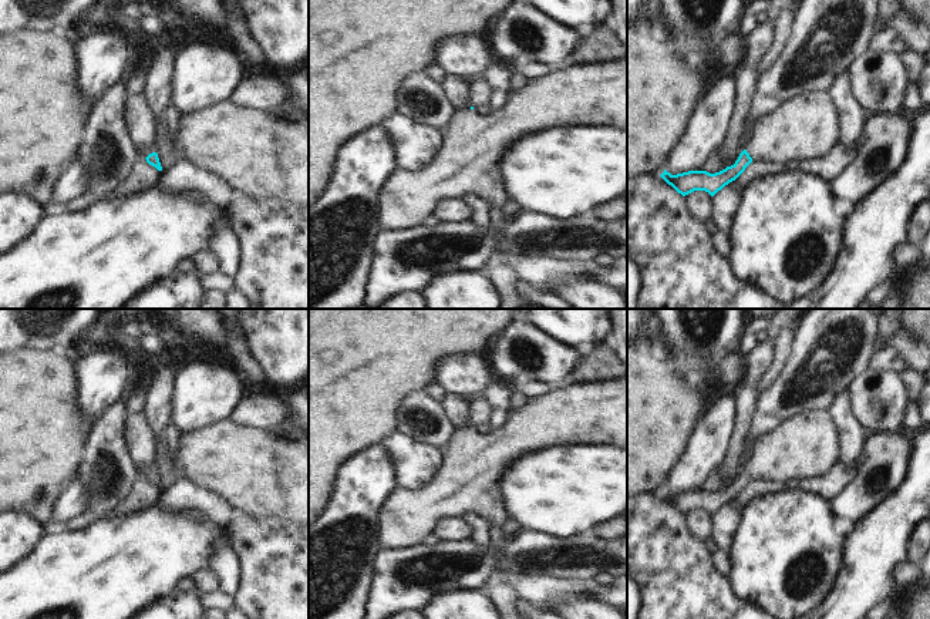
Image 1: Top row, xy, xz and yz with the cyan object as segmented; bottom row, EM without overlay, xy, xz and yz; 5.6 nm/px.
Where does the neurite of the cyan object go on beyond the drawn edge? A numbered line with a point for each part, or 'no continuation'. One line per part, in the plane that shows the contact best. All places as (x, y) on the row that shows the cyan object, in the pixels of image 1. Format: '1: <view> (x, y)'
1: yz (806, 127)

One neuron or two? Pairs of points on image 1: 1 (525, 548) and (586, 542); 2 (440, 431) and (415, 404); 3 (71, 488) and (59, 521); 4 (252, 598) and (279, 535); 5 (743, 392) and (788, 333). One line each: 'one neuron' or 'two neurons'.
1: one neuron
2: one neuron
3: one neuron
4: one neuron
5: two neurons

